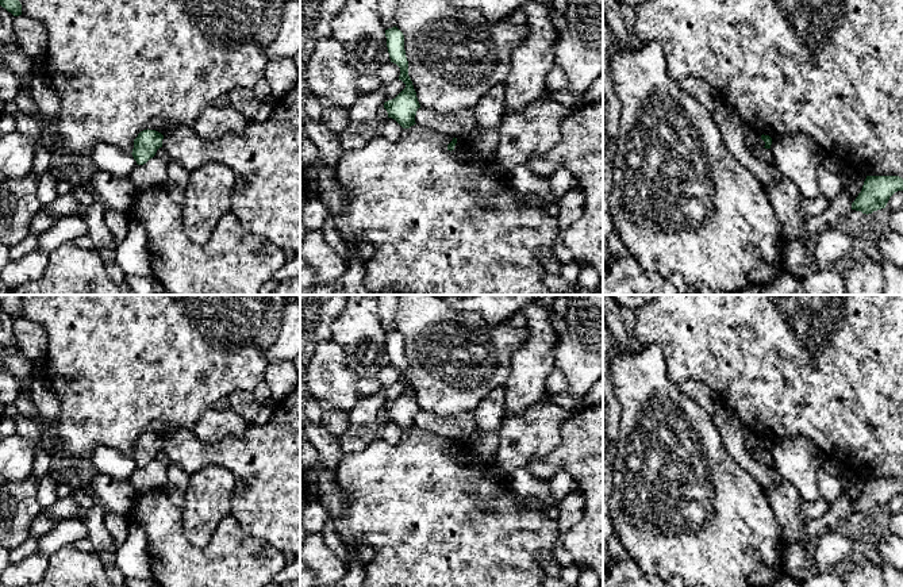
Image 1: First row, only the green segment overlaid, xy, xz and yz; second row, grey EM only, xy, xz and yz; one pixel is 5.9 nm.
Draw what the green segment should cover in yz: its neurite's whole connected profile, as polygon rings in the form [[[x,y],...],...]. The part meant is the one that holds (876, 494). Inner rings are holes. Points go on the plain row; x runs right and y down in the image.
[[[867,479],[852,513],[868,518],[885,511],[889,500],[898,494],[903,494],[903,482],[899,479]]]

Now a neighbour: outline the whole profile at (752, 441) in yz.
[[[748,431],[743,441],[745,450],[748,450],[749,453],[752,450],[764,450],[765,445],[761,442],[761,438],[762,437],[758,437],[757,434]]]

